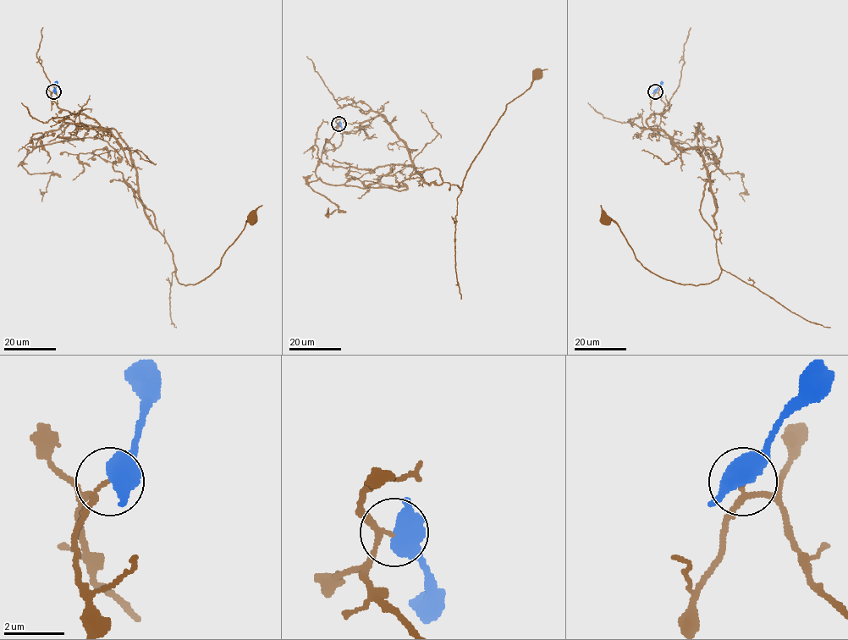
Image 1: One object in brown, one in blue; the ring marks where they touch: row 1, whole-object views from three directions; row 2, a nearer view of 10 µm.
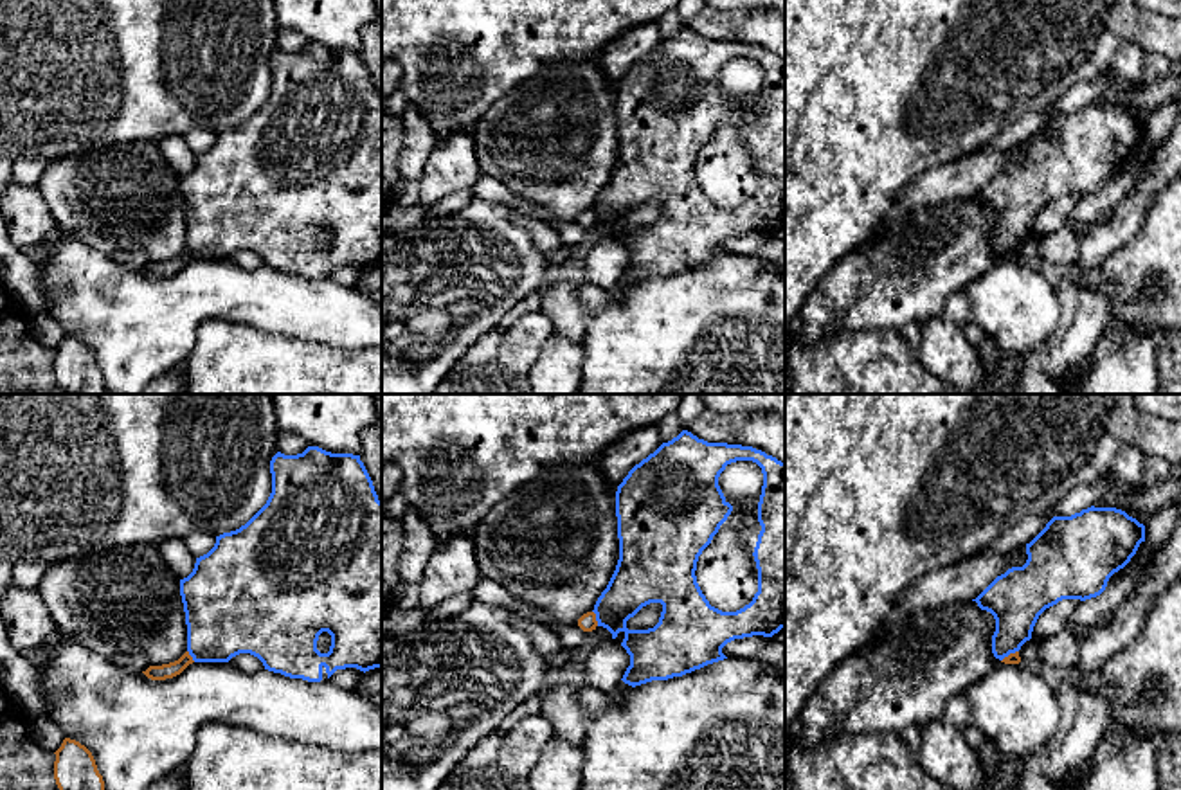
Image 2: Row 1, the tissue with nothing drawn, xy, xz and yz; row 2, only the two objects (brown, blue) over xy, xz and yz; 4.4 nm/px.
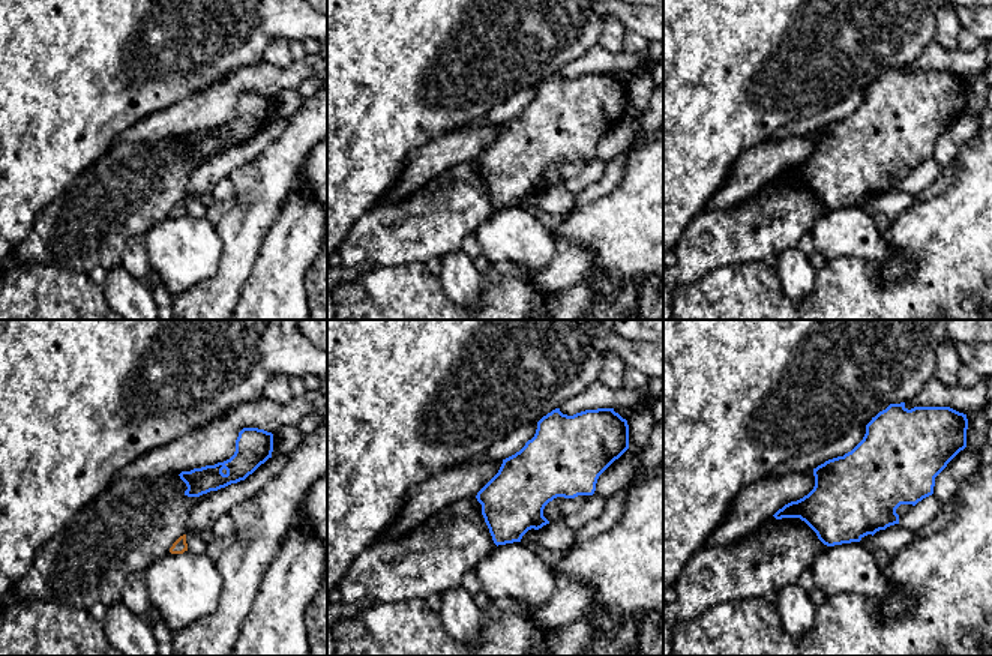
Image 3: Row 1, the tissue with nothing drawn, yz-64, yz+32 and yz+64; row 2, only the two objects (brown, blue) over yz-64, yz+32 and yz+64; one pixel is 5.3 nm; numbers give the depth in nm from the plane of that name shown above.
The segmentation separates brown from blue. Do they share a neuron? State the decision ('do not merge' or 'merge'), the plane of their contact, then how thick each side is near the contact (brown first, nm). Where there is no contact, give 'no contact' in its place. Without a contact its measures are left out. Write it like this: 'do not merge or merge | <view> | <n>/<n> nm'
do not merge | xz | 80/220 nm

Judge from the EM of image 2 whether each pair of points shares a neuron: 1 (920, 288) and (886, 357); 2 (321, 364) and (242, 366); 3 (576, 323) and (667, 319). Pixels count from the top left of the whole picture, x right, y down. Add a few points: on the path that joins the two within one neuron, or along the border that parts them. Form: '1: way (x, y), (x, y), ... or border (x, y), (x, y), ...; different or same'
1: border (901, 330), (856, 332); different
2: way (301, 364), (261, 366); same
3: border (609, 294), (607, 305), (582, 341); different

